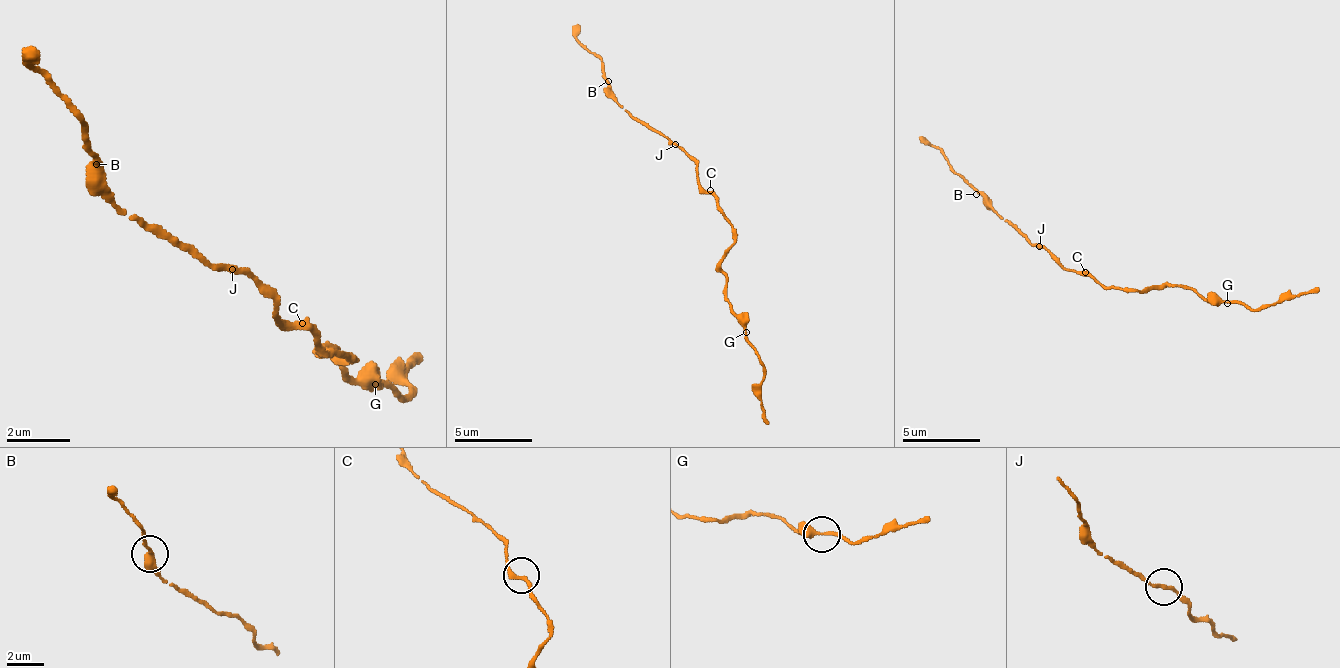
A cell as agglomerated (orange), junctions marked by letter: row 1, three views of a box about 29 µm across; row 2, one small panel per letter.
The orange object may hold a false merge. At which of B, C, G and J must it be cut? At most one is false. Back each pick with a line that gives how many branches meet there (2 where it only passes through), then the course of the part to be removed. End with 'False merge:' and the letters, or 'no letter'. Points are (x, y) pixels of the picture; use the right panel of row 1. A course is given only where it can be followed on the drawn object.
False merge: no letter

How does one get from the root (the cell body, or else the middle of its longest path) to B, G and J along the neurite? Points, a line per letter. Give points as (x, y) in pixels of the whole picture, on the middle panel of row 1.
B: (710, 194), (698, 183), (698, 167), (674, 144), (639, 124), (616, 101), (608, 81)
G: (710, 194), (733, 229), (733, 245), (721, 261), (721, 268), (725, 272), (725, 300), (745, 331)
J: (710, 194), (698, 183), (698, 167), (674, 144)

